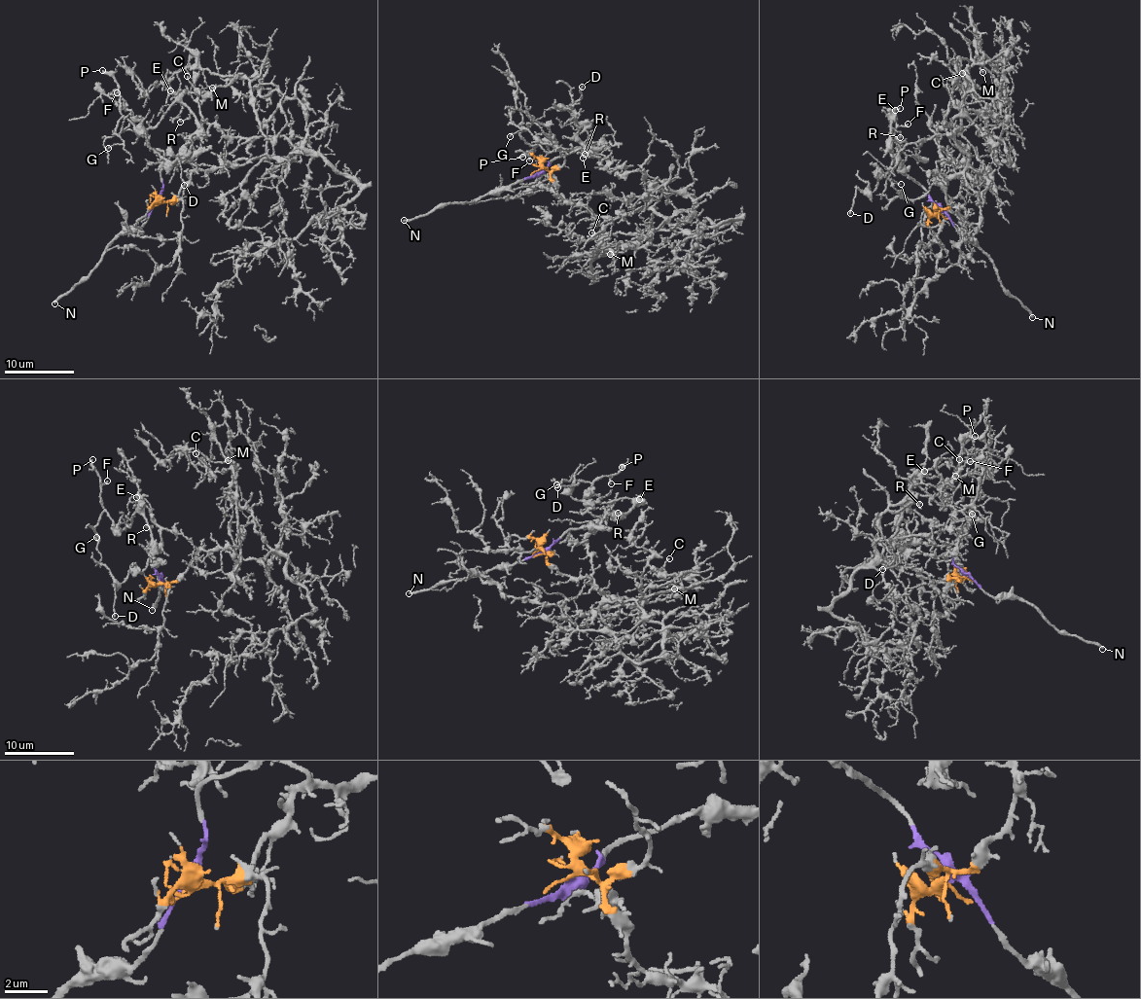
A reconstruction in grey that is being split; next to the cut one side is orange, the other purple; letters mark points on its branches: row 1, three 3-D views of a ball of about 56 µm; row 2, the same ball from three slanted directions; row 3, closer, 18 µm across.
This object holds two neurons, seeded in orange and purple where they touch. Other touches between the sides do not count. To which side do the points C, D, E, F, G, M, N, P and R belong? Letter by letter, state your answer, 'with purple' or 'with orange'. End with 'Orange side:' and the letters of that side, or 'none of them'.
C: with orange
D: with purple
E: with purple
F: with purple
G: with purple
M: with orange
N: with purple
P: with purple
R: with purple
Orange side: C, M

